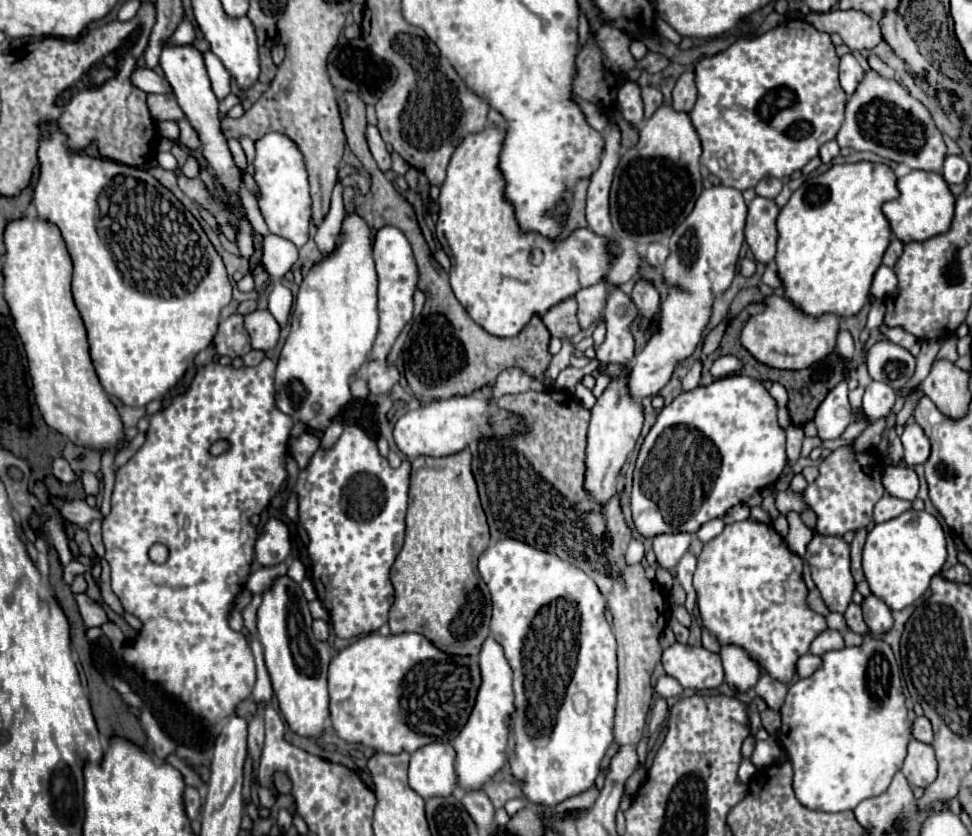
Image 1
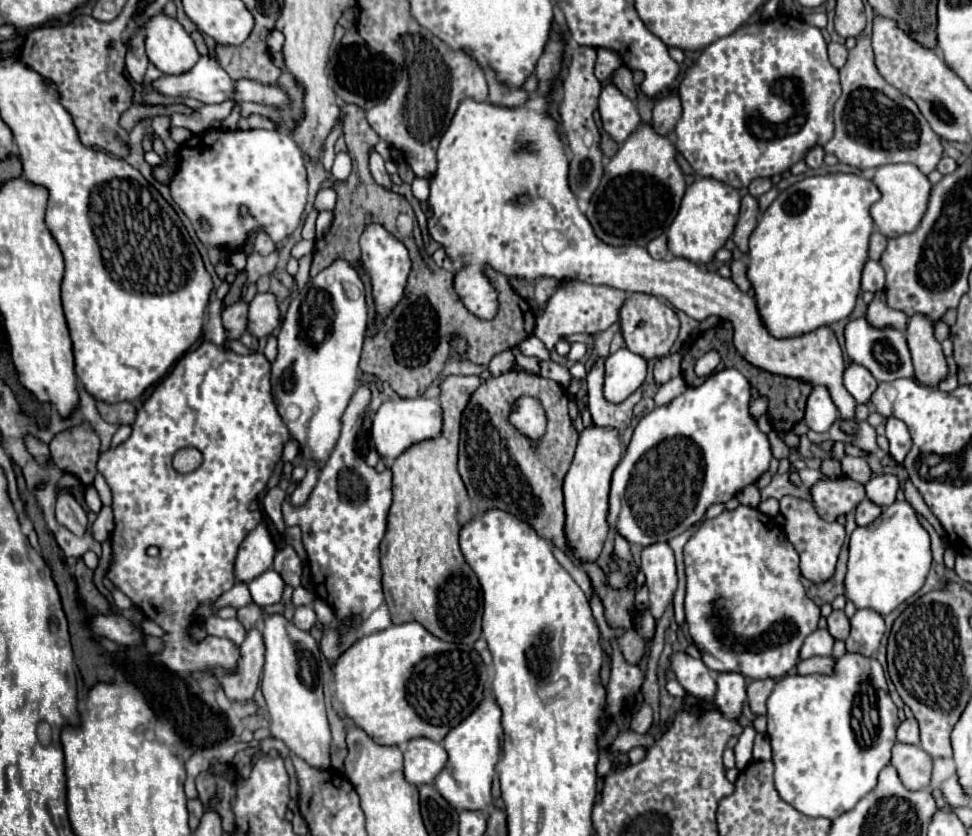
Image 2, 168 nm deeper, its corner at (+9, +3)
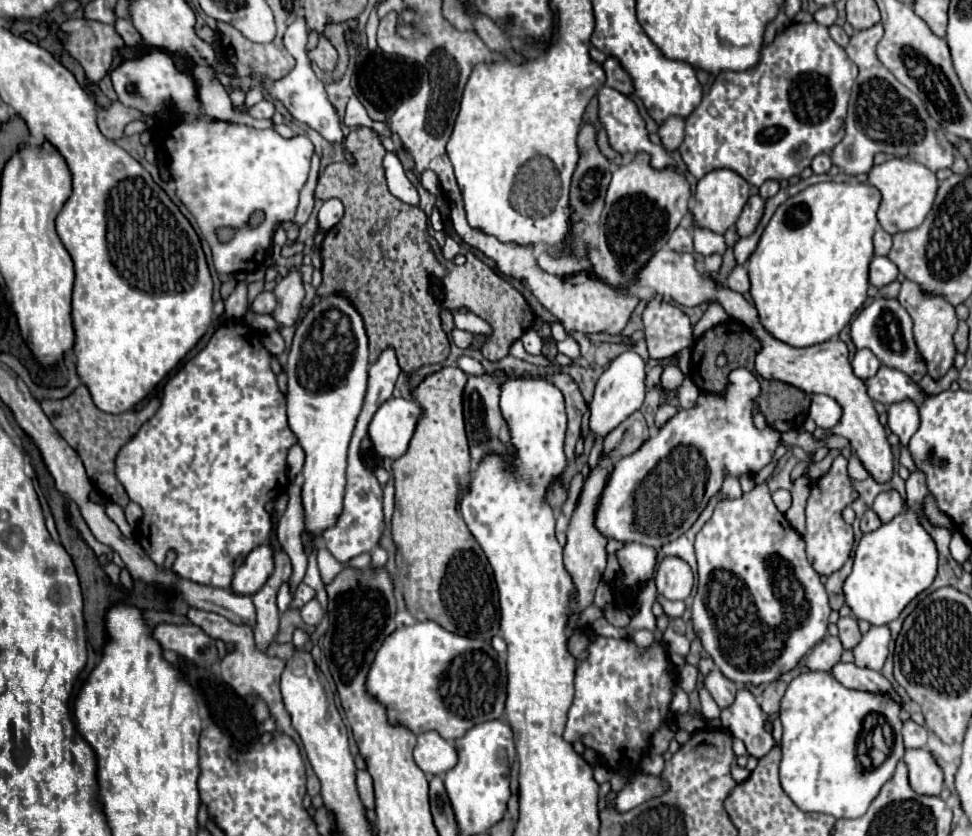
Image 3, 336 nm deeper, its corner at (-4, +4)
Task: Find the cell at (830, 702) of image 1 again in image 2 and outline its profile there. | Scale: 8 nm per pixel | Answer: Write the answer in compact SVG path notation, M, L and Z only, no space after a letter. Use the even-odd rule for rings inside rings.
M845 653L835 659L831 675L785 675L777 681L771 697L767 699L767 735L773 747L775 763L775 787L783 801L801 811L807 817L827 817L835 819L845 811L853 809L855 803L865 797L877 785L877 775L883 767L891 763L891 749L897 743L897 707L891 701L885 671L877 657L865 657L861 653ZM855 705L875 707L879 713L879 725L875 739L869 747L857 743L855 731L851 727L851 715Z

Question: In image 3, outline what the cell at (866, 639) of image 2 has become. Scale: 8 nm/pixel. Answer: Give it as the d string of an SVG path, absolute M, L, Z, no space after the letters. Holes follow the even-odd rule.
M872 626L862 636L862 642L852 650L854 664L880 672L888 656L888 642L890 642L888 626Z

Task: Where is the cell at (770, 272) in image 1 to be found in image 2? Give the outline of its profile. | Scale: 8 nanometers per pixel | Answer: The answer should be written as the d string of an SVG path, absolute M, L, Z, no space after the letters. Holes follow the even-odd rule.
M731 261L731 271L733 271L733 283L745 291L745 293L753 293L753 285L747 279L747 265L743 261Z

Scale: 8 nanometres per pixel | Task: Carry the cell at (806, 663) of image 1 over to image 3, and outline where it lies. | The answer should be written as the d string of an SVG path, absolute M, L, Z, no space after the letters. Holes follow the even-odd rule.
M836 664L832 668L832 676L844 684L846 688L852 690L866 690L866 692L874 692L874 694L894 694L894 702L898 702L898 706L904 706L904 700L898 696L898 692L892 688L892 684L874 670L868 668L858 668L856 664Z

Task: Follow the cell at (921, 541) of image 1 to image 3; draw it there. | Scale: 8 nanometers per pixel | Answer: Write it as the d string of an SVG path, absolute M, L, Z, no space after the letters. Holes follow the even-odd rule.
M920 470L910 472L906 480L906 494L910 510L896 516L892 522L882 524L878 530L862 536L854 552L854 568L842 586L846 606L858 620L866 620L872 626L884 626L896 620L906 604L914 600L922 590L926 590L936 578L936 544L920 526L916 516L920 502L928 494L926 476Z

